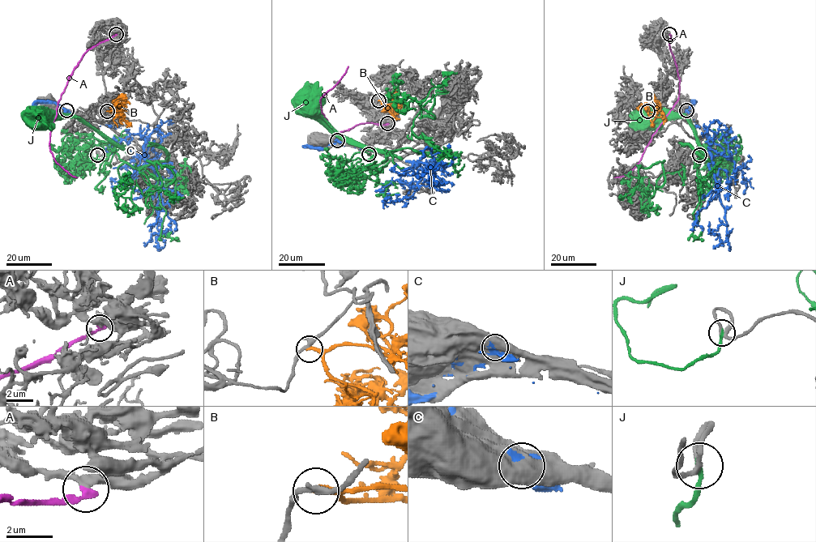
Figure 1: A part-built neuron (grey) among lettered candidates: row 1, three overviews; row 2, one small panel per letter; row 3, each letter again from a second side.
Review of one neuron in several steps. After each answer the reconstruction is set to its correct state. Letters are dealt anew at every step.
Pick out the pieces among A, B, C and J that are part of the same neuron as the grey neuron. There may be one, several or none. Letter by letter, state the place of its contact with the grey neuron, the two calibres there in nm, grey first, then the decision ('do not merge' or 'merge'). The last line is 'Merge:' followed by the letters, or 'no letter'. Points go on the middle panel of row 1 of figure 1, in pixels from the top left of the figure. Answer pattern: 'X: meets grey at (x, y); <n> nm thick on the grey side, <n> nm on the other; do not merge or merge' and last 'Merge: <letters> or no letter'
A: meets grey at (387, 123); 240 nm thick on the grey side, 280 nm on the other; do not merge
B: meets grey at (378, 100); 280 nm thick on the grey side, 280 nm on the other; do not merge
C: meets grey at (337, 140); 650 nm thick on the grey side, 800 nm on the other; do not merge
J: meets grey at (369, 154); 170 nm thick on the grey side, 240 nm on the other; do not merge
Merge: no letter

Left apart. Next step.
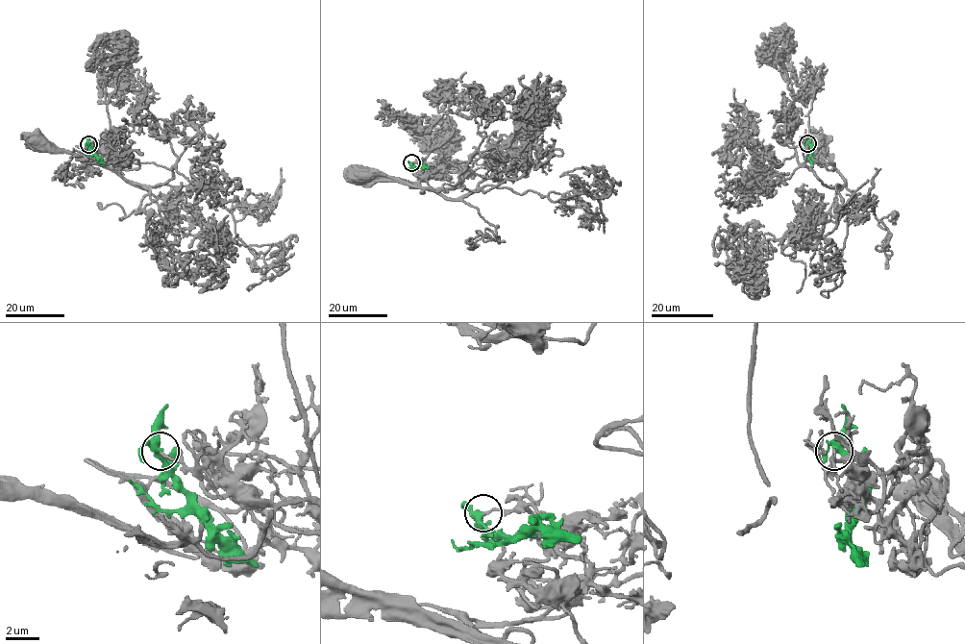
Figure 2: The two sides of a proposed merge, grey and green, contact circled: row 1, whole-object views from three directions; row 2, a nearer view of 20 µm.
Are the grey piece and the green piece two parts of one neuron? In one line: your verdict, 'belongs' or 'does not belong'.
does not belong

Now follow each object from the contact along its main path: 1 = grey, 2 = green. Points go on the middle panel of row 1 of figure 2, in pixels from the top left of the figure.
1: (411, 163), (420, 164), (430, 172), (425, 182), (409, 183), (413, 185), (359, 171)
2: (411, 162), (413, 166), (429, 168)

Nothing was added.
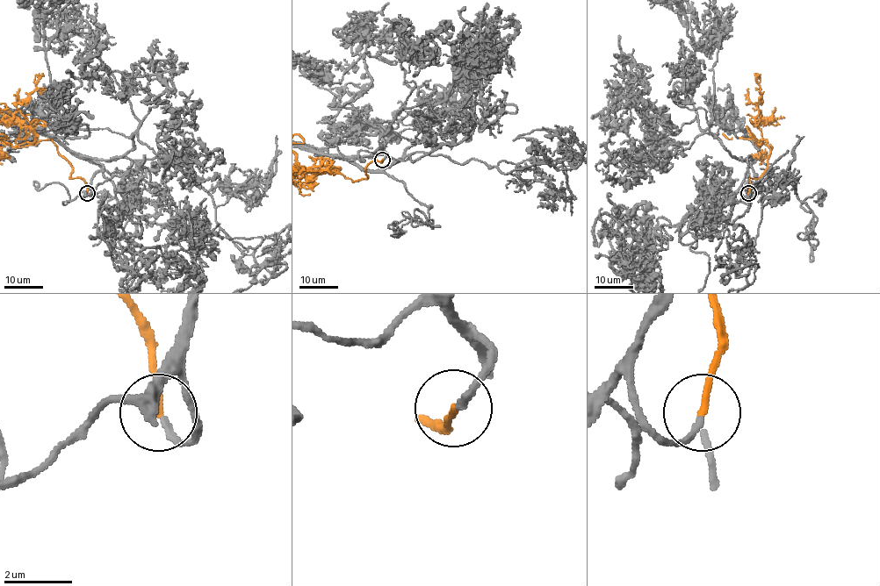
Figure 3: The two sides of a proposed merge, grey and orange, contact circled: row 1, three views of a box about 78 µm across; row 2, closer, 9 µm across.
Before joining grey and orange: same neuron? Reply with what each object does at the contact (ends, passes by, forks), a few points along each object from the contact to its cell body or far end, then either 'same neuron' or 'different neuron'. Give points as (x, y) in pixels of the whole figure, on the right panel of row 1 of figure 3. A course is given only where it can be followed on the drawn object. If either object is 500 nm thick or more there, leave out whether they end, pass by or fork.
grey ends | orange ends | grey via (748, 193), (744, 196), (740, 183), (748, 167), (759, 156), (759, 152), (720, 104), (722, 101) | same neuron

